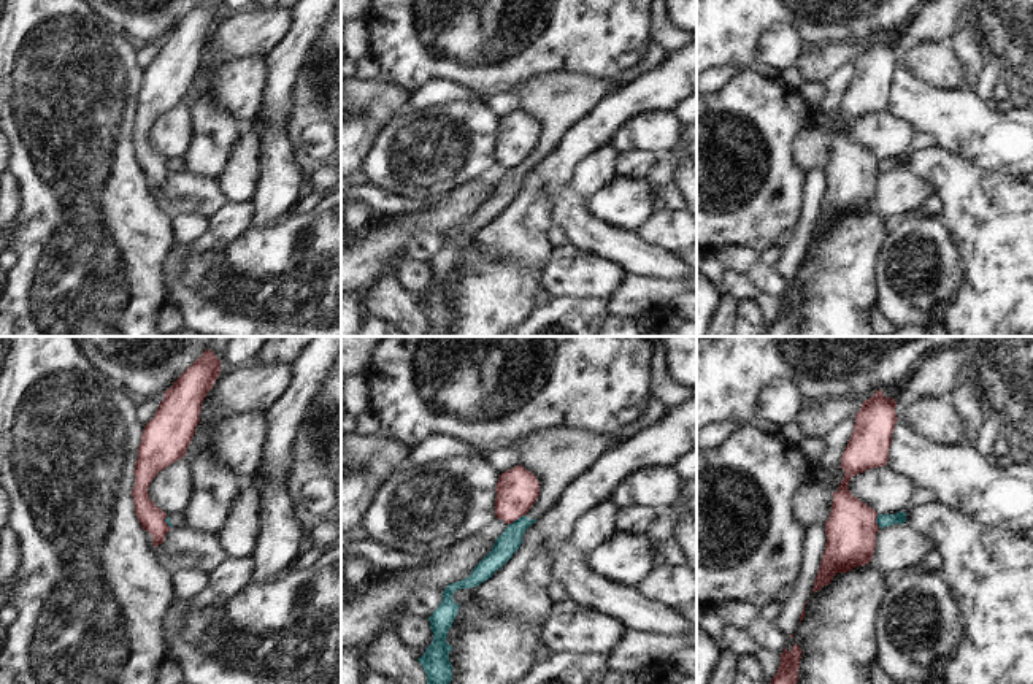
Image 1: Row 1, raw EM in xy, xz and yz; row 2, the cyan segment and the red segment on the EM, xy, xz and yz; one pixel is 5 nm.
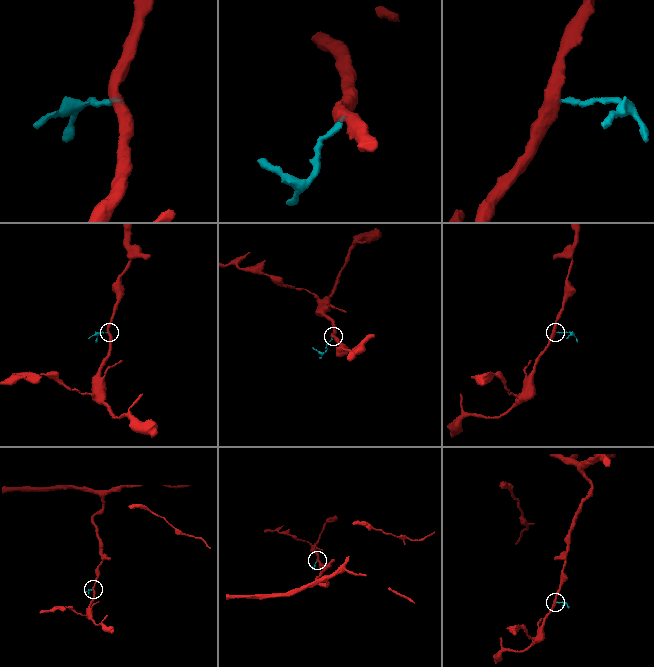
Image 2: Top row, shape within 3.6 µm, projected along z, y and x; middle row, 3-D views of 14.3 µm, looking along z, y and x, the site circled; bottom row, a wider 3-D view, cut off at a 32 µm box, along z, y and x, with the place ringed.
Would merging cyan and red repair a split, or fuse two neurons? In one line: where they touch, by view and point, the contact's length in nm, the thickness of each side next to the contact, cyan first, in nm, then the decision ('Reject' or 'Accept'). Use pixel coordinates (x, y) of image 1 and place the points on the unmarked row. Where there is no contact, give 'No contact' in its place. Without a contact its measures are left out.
Touches cyan at xz (518, 164). Shared border 110 nm. Thickness 110 nm (cyan) against 220 nm. Reject

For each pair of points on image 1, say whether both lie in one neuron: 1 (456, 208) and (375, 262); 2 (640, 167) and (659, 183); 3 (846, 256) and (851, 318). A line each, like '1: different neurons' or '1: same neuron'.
1: same neuron
2: different neurons
3: same neuron

